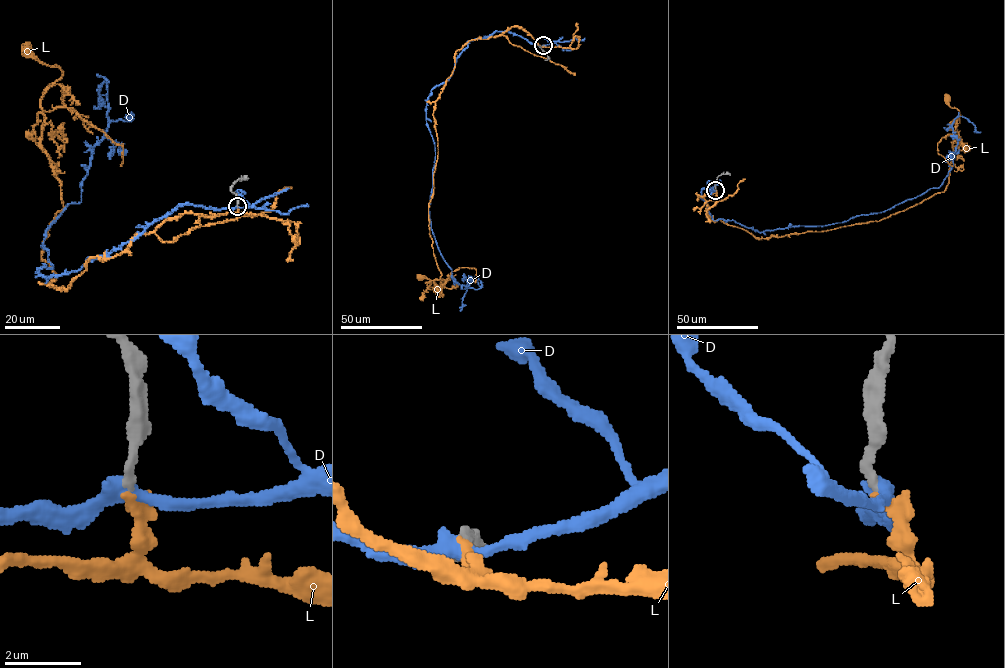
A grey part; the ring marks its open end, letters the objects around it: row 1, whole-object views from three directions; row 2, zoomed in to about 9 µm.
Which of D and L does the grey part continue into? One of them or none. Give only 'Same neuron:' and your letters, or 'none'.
Same neuron: L

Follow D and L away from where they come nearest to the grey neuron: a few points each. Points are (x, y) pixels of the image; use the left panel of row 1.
D: (237, 206), (176, 207), (108, 259), (39, 275), (106, 130), (106, 80), (95, 107)
L: (237, 206), (166, 218), (51, 286), (42, 247), (63, 208), (40, 99), (62, 71), (26, 52)

